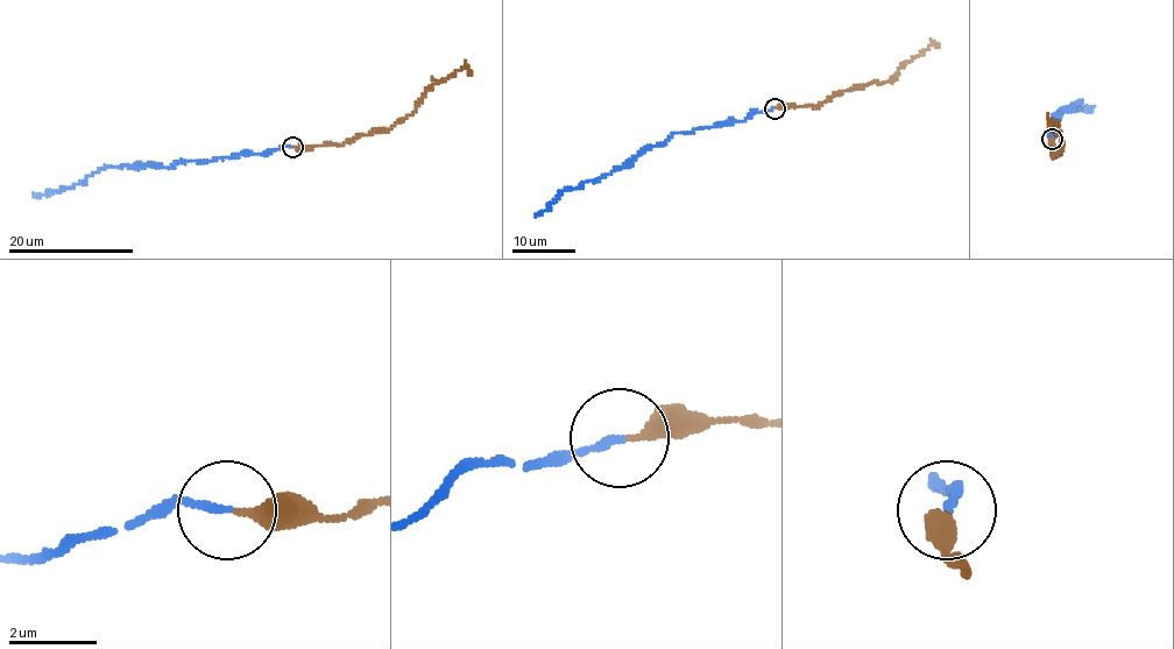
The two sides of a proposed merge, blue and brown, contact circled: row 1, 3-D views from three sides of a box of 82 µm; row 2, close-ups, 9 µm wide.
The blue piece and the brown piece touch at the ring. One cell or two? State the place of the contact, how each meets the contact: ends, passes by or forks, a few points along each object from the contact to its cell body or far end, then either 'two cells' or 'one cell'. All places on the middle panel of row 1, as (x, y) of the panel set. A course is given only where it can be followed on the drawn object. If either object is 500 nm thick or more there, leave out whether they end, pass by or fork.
place (775, 108); blue ends; brown ends; course blue (775, 108), (672, 134), (595, 182), (563, 190), (535, 218); course brown (776, 108), (818, 106), (842, 91), (874, 80), (891, 80), (905, 62), (918, 56), (932, 43), (938, 47); one cell

